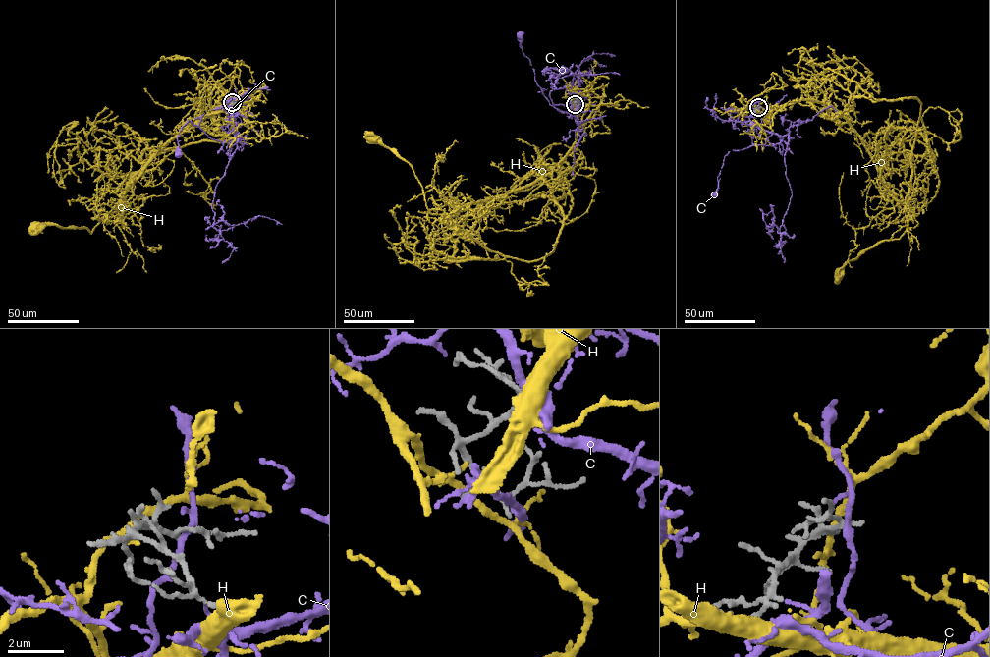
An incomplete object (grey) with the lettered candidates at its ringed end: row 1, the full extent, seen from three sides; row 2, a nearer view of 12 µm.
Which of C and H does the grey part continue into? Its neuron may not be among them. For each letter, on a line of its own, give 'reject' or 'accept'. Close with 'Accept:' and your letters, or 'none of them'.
C: reject
H: reject
Accept: none of them

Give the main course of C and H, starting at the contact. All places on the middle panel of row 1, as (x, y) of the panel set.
C: (577, 105), (574, 96), (577, 107), (573, 115), (549, 104), (535, 80), (530, 60), (520, 46), (520, 36)
H: (575, 104), (577, 137), (553, 168), (532, 183), (445, 216), (430, 213), (412, 168), (373, 137)

